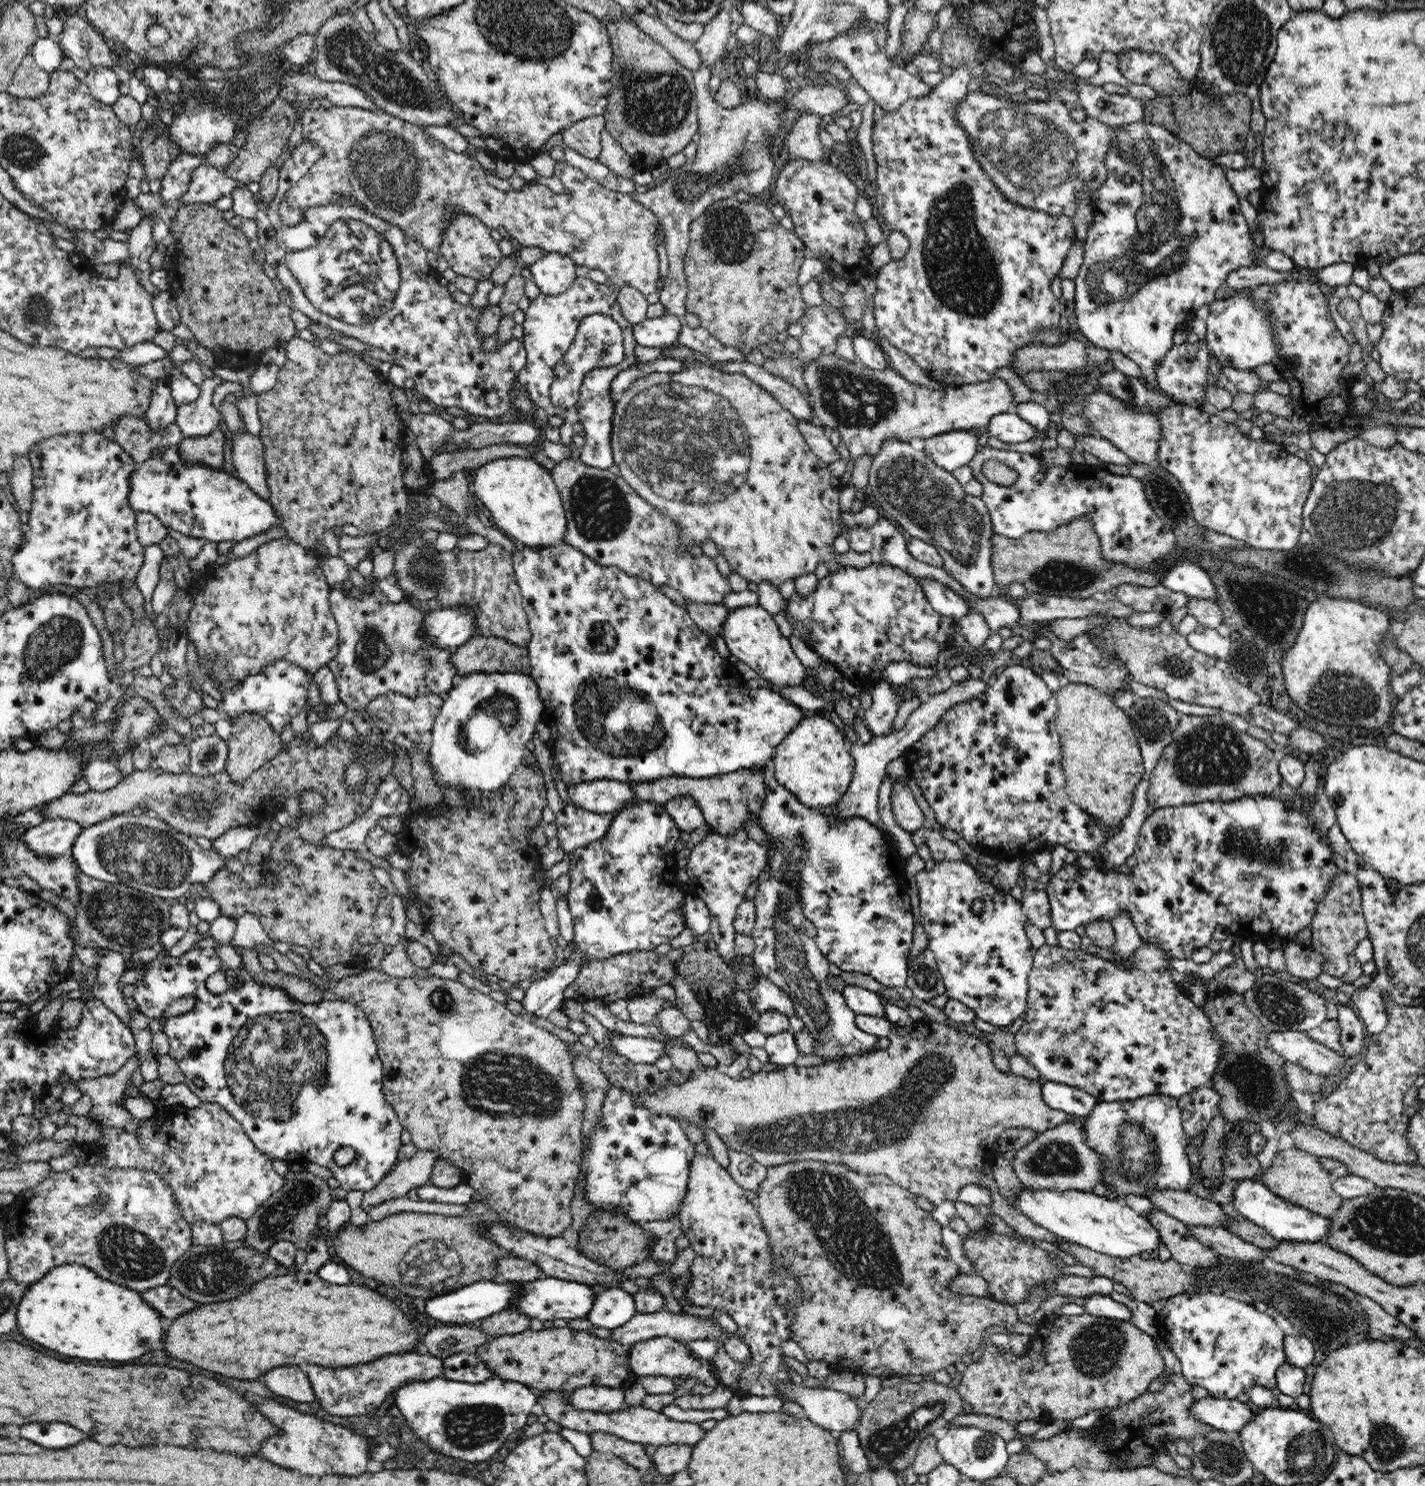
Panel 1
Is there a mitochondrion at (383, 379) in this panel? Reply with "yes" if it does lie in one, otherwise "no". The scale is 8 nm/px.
no

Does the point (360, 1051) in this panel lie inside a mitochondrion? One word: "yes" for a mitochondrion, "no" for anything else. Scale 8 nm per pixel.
no

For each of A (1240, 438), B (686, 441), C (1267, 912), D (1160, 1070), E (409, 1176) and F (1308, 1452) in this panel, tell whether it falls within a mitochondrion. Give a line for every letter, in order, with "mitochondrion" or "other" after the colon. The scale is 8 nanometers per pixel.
A: other
B: mitochondrion
C: other
D: other
E: other
F: mitochondrion

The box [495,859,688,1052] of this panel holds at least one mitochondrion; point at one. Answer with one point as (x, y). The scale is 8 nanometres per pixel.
(593, 901)

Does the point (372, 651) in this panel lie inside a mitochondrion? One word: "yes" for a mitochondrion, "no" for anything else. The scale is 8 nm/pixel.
yes

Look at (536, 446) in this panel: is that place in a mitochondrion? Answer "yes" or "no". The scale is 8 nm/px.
no

